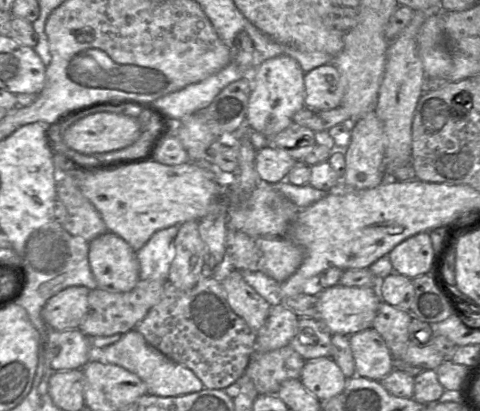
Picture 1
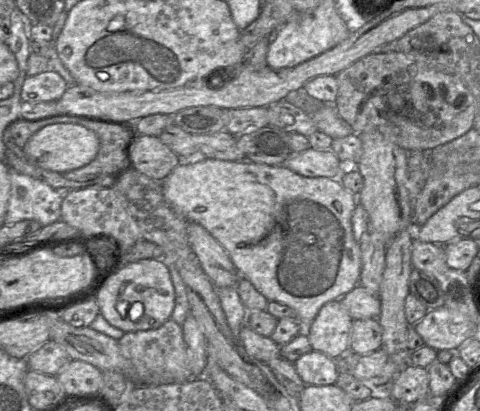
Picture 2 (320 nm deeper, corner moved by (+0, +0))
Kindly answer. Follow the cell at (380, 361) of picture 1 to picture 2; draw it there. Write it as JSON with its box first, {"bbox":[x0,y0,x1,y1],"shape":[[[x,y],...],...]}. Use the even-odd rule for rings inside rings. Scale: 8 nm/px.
{"bbox":[350,318,383,355],"shape":[[[377,318],[353,320],[350,350],[360,355],[371,354],[383,345],[382,327]]]}

